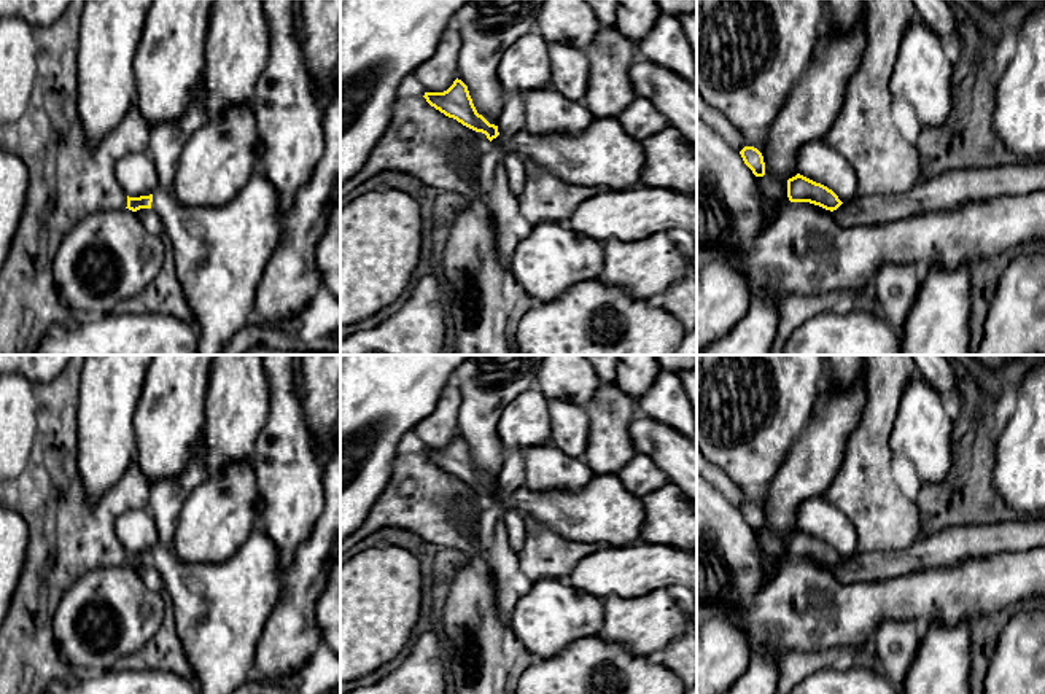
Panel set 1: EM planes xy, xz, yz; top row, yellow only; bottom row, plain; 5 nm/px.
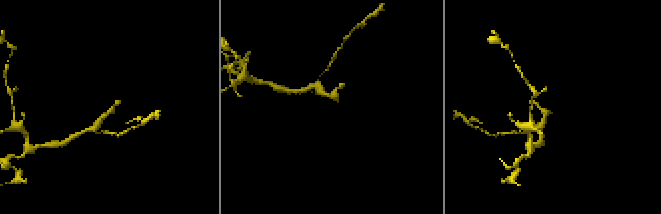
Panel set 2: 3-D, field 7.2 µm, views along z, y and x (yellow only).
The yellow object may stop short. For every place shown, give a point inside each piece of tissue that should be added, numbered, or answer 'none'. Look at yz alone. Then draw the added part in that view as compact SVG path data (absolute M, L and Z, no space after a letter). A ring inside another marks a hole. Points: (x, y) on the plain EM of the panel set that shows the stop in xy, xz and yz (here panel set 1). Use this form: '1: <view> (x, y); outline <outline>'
none

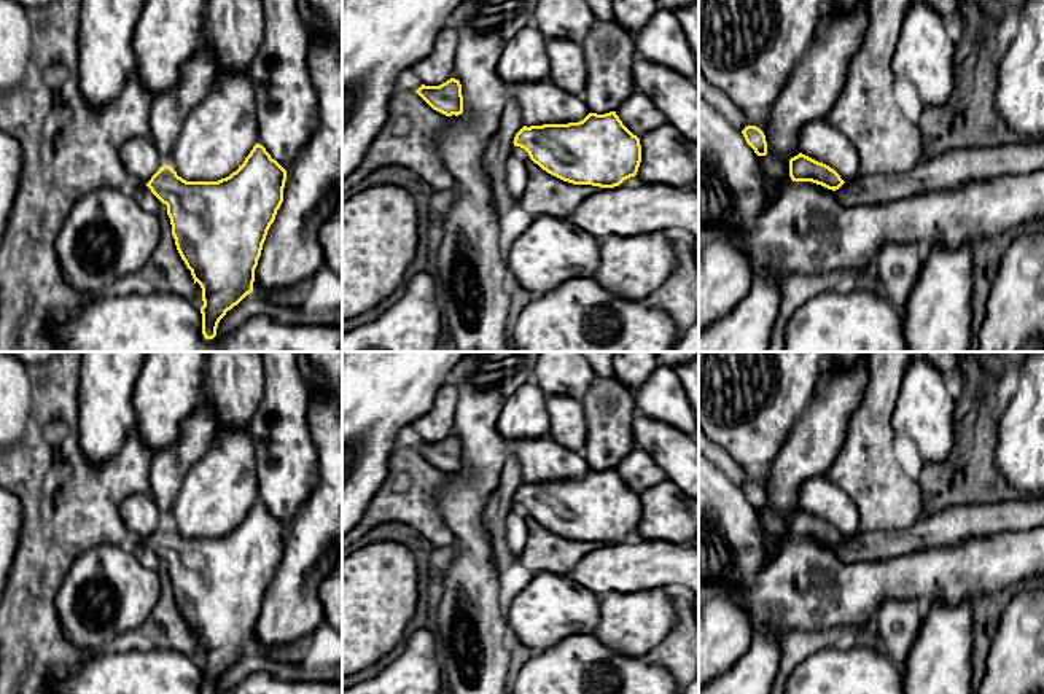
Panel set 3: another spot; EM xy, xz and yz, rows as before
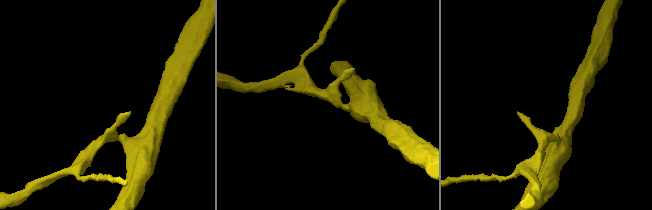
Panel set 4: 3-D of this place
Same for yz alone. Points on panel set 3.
none

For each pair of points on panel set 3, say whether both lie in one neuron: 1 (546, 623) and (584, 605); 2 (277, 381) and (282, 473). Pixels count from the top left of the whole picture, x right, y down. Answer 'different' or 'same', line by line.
1: same
2: same

